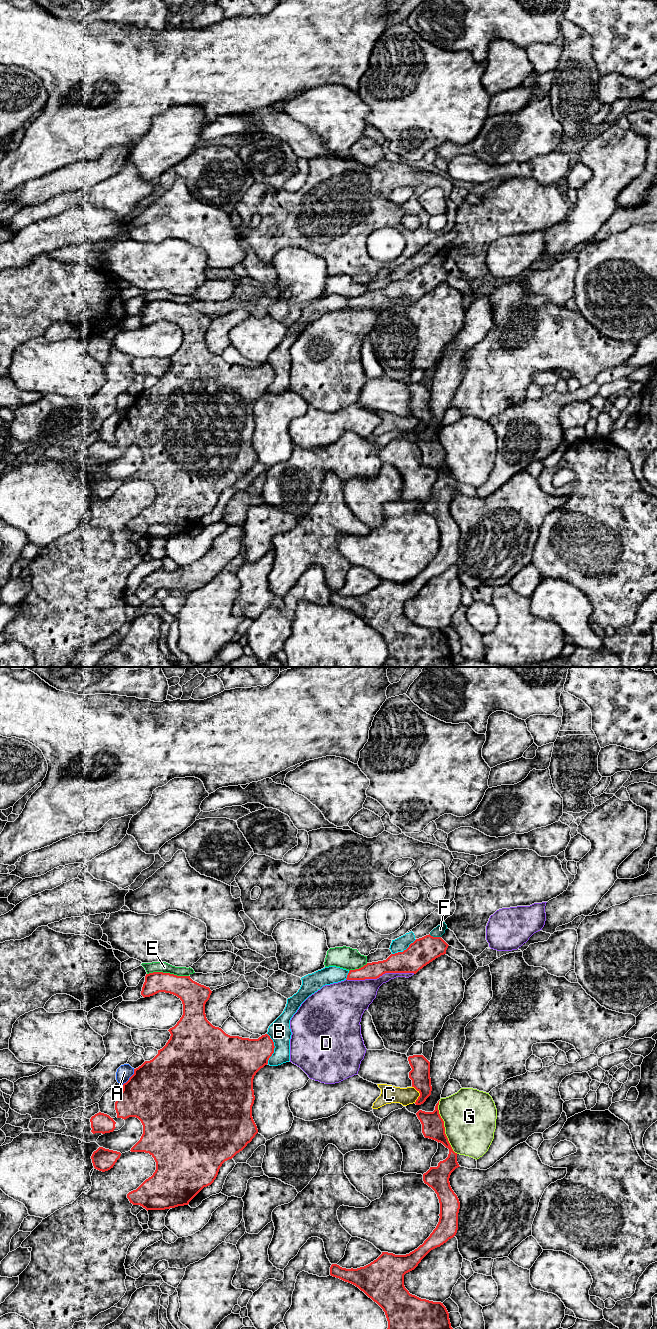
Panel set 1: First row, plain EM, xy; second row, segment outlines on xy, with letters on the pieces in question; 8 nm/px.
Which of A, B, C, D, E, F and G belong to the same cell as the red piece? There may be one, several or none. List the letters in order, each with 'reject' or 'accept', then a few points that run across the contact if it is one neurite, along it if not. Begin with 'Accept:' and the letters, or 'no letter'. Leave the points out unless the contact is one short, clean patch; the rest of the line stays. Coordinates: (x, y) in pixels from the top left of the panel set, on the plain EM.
Accept: F
A: reject
B: reject
C: reject
D: reject
E: reject
F: accept | xy (422, 279), (435, 265), (440, 257)
G: reject

